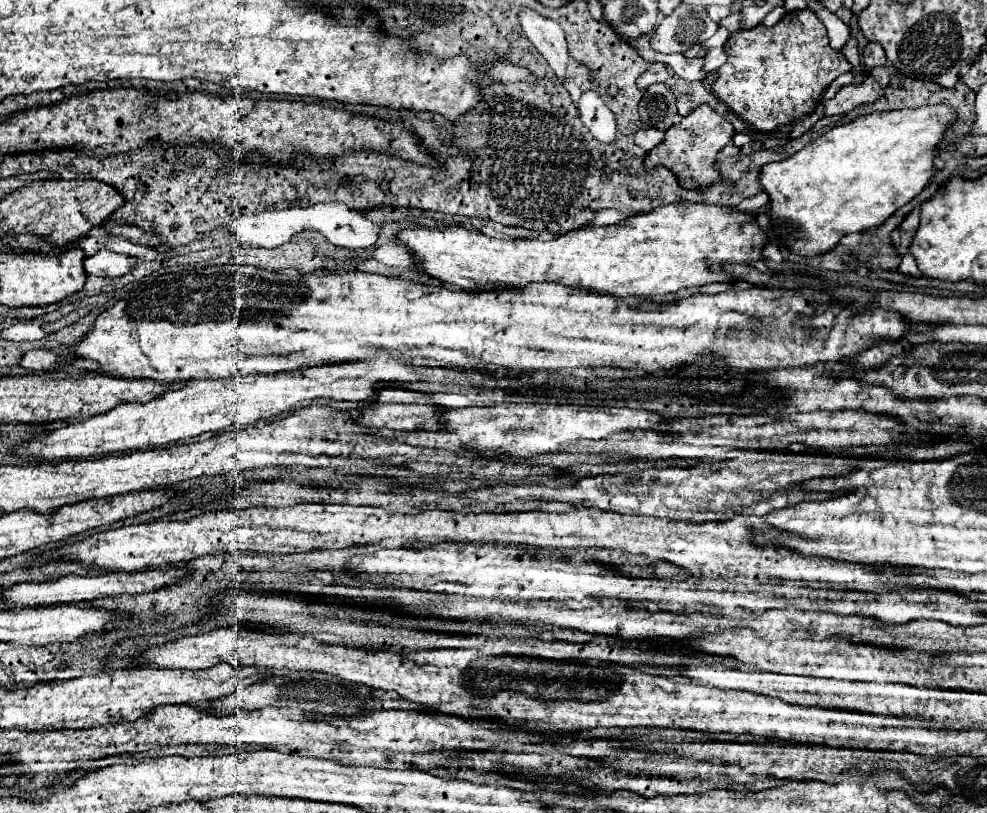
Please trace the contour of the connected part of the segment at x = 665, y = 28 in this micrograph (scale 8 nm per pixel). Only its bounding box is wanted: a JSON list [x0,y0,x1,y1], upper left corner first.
[652,5,718,53]

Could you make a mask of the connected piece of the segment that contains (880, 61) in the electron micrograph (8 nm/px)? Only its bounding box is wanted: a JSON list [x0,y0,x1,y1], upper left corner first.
[864,43,886,71]

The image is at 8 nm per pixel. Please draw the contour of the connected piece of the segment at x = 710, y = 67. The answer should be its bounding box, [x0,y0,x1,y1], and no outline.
[704,49,726,73]

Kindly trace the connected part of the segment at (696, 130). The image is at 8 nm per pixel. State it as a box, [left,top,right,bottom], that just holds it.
[646,105,734,189]

